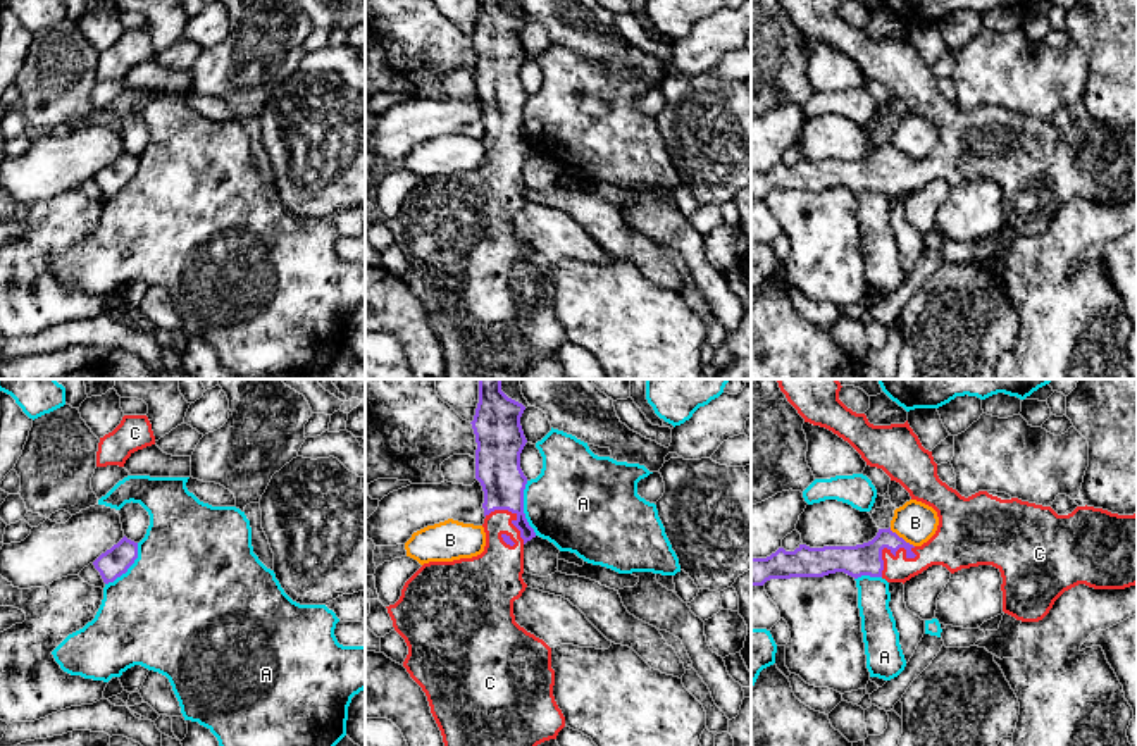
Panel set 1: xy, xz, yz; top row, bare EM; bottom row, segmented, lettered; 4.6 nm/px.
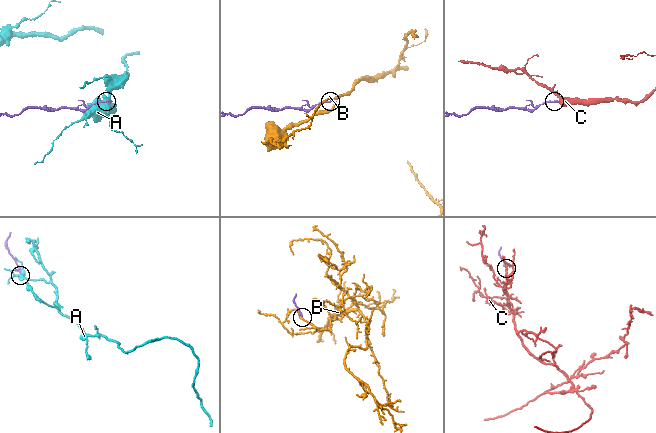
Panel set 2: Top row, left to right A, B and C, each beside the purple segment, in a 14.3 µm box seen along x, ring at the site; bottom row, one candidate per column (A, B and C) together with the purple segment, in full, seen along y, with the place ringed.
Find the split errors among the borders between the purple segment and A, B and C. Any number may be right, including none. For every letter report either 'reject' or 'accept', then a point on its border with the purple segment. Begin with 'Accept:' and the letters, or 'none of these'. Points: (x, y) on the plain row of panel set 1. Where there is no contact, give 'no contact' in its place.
Accept: C
A: reject; meets purple in xz at (522, 123)
B: reject; meets purple in yz at (901, 152)
C: accept; meets purple in yz at (891, 166)

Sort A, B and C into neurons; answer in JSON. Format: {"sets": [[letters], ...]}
{"sets": [["A"], ["B"], ["C"]]}

